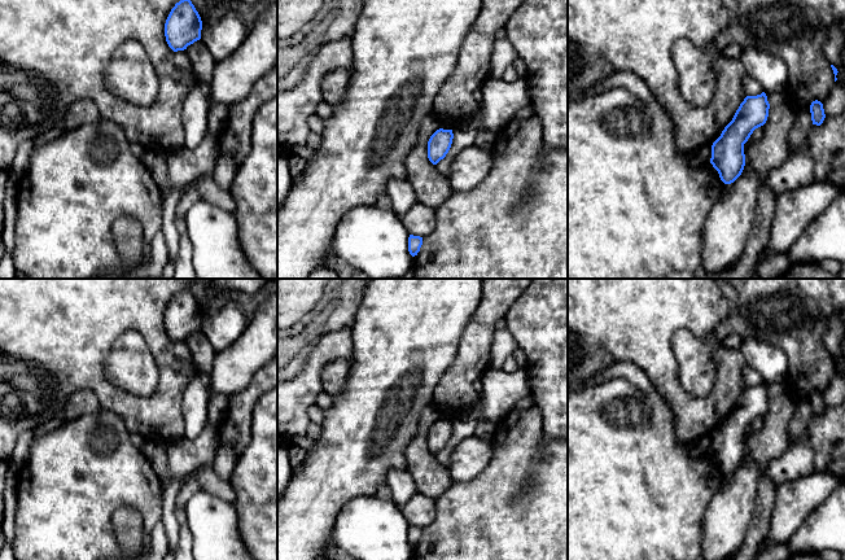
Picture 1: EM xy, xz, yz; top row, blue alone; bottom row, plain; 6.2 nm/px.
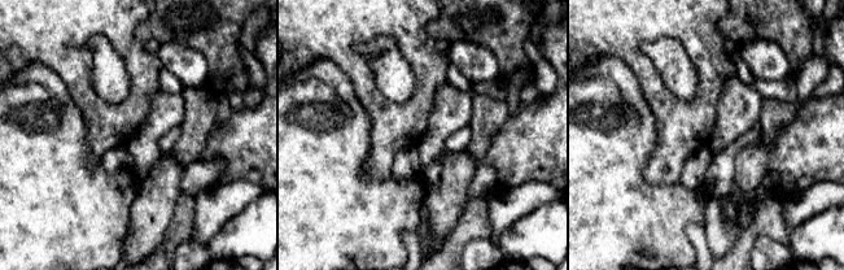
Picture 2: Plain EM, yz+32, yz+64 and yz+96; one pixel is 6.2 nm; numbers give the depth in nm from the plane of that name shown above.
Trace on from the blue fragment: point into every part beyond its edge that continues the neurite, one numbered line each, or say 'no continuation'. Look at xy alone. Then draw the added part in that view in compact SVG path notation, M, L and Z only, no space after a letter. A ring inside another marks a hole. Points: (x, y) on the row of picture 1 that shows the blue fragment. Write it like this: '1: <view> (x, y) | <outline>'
no continuation

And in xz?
no continuation

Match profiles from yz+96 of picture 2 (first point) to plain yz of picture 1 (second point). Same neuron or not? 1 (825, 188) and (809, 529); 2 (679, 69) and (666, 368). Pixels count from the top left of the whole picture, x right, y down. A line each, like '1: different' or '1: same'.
1: different
2: different

